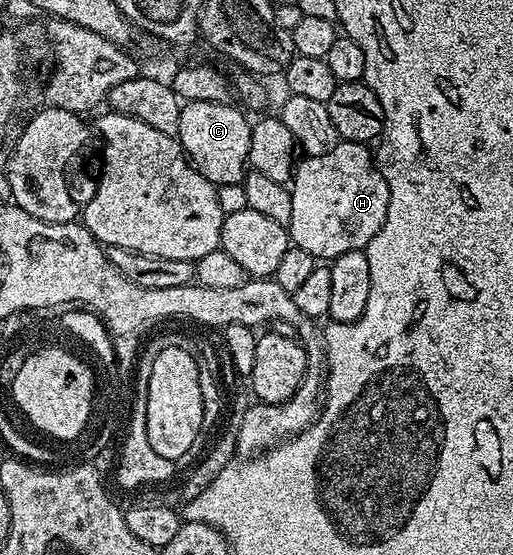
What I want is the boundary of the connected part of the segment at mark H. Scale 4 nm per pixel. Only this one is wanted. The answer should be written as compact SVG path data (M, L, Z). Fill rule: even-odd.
M340 140L325 154L304 155L295 165L289 187L293 198L290 243L313 254L316 261L330 262L341 254L366 249L387 220L389 186L368 145Z

